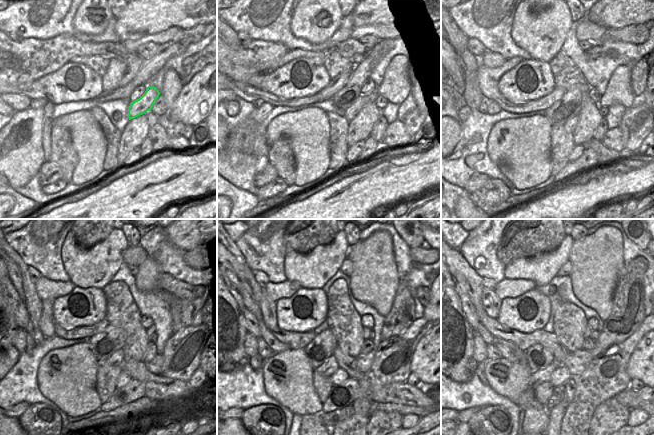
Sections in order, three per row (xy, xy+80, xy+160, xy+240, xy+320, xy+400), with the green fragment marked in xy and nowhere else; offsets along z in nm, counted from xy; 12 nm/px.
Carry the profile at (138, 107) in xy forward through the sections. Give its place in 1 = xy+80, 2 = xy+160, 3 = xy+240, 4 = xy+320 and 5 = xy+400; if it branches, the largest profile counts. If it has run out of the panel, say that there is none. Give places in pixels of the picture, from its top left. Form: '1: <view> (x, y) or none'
1: xy+80 (359, 103)
2: xy+160 (570, 124)
3: xy+240 (115, 359)
4: xy+320 (330, 366)
5: xy+400 (543, 375)

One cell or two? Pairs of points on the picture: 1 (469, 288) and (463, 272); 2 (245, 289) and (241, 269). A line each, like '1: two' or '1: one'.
1: one
2: two

